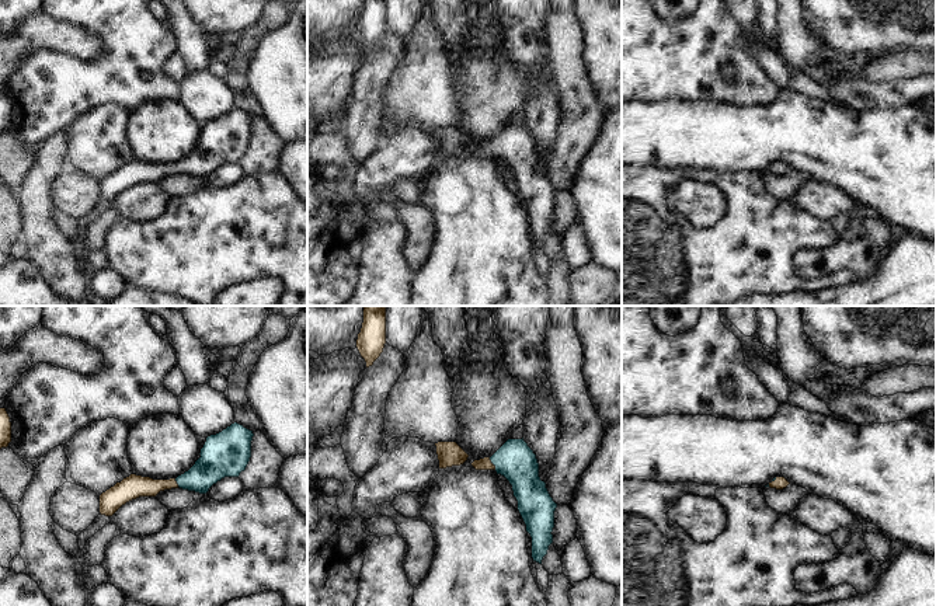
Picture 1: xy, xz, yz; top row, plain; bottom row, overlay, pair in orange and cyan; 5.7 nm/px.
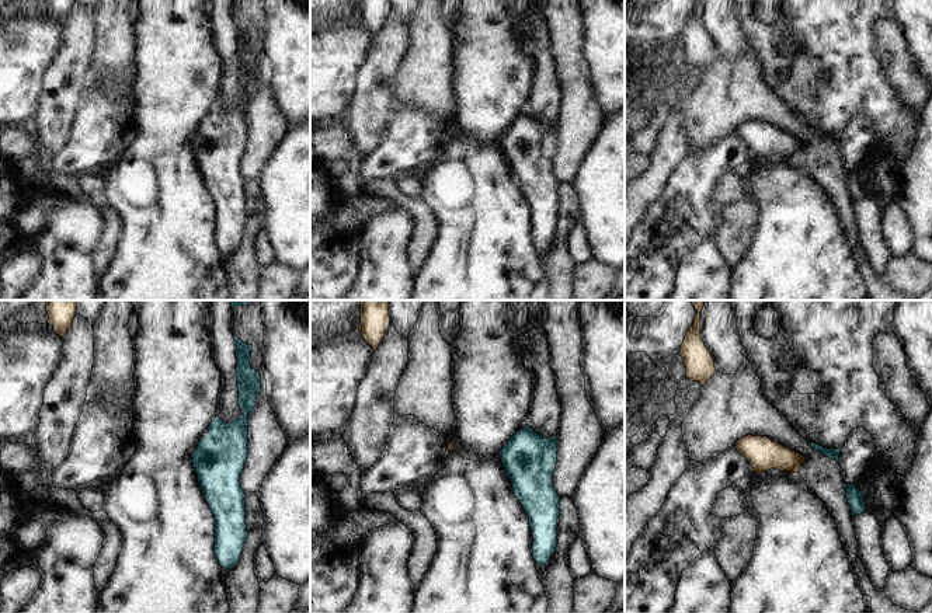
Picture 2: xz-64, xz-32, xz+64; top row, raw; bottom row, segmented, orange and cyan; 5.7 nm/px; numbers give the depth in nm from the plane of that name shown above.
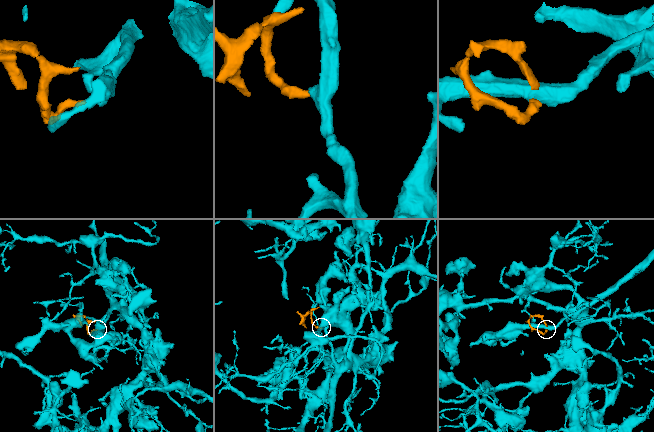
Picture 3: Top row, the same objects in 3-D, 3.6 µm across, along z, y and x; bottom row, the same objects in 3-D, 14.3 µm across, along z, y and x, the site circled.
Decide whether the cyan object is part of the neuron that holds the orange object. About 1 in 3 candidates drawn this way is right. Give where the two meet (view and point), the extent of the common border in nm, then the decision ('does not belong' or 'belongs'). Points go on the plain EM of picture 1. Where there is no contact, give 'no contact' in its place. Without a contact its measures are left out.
meets orange in xz at (491, 149); contact 80 nm long; belongs

